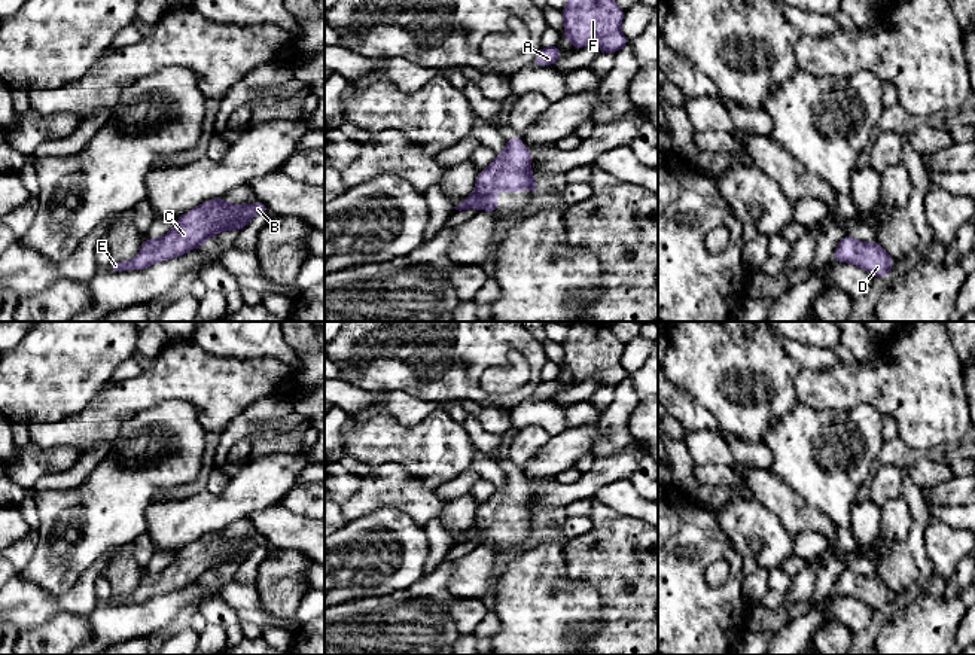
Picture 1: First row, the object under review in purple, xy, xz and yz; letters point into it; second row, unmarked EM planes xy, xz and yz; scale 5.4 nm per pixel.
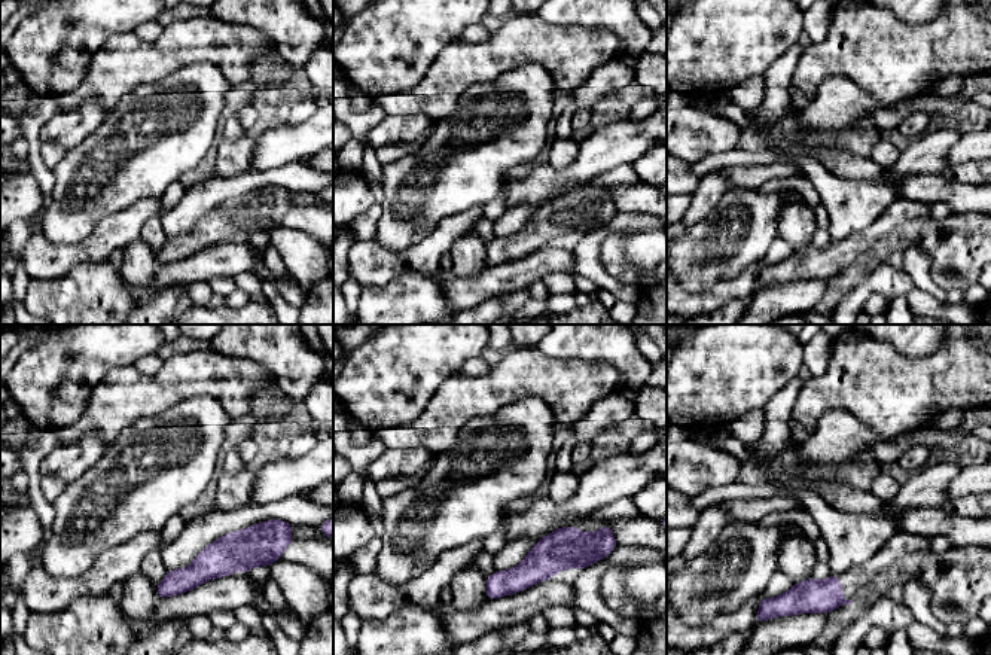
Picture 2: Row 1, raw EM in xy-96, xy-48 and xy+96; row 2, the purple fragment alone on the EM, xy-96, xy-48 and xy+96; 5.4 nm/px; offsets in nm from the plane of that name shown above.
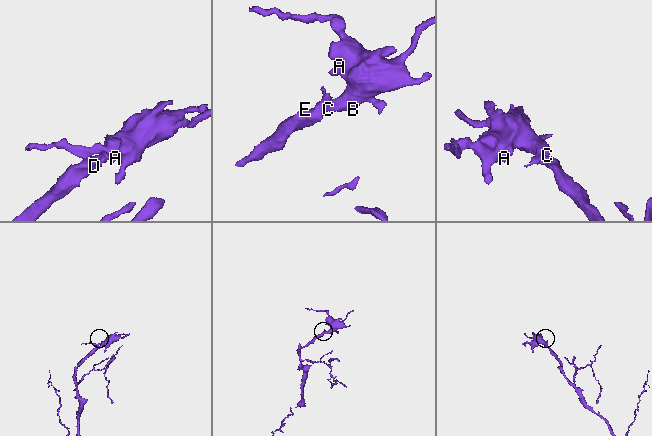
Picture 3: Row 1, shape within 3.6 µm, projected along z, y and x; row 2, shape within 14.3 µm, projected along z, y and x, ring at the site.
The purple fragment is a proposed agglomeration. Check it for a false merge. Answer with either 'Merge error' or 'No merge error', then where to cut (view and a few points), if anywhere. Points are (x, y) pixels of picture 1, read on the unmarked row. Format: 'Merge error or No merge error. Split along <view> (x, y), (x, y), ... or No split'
No merge error. No split

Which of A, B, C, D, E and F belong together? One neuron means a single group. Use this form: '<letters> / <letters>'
A B C D E F

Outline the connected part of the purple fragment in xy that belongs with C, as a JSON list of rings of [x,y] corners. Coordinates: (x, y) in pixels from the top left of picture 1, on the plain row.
[[[223,530],[205,534],[180,549],[167,569],[156,573],[144,572],[140,587],[132,594],[112,594],[107,601],[113,604],[143,603],[155,595],[182,590],[222,564],[243,563],[258,546],[268,546],[260,533],[253,539],[225,536]]]

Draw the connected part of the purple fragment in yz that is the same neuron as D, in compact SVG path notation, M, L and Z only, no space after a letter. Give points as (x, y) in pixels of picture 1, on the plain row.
M850 569L838 576L834 594L854 597L871 609L883 612L893 600L892 591L878 576L856 575Z

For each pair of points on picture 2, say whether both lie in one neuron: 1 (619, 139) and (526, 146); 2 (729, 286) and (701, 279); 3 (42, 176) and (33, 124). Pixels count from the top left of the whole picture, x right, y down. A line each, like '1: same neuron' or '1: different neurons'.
1: different neurons
2: different neurons
3: same neuron

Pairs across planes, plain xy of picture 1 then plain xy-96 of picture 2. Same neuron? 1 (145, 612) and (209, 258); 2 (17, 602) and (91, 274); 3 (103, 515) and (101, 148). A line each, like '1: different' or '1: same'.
1: same
2: different
3: same

